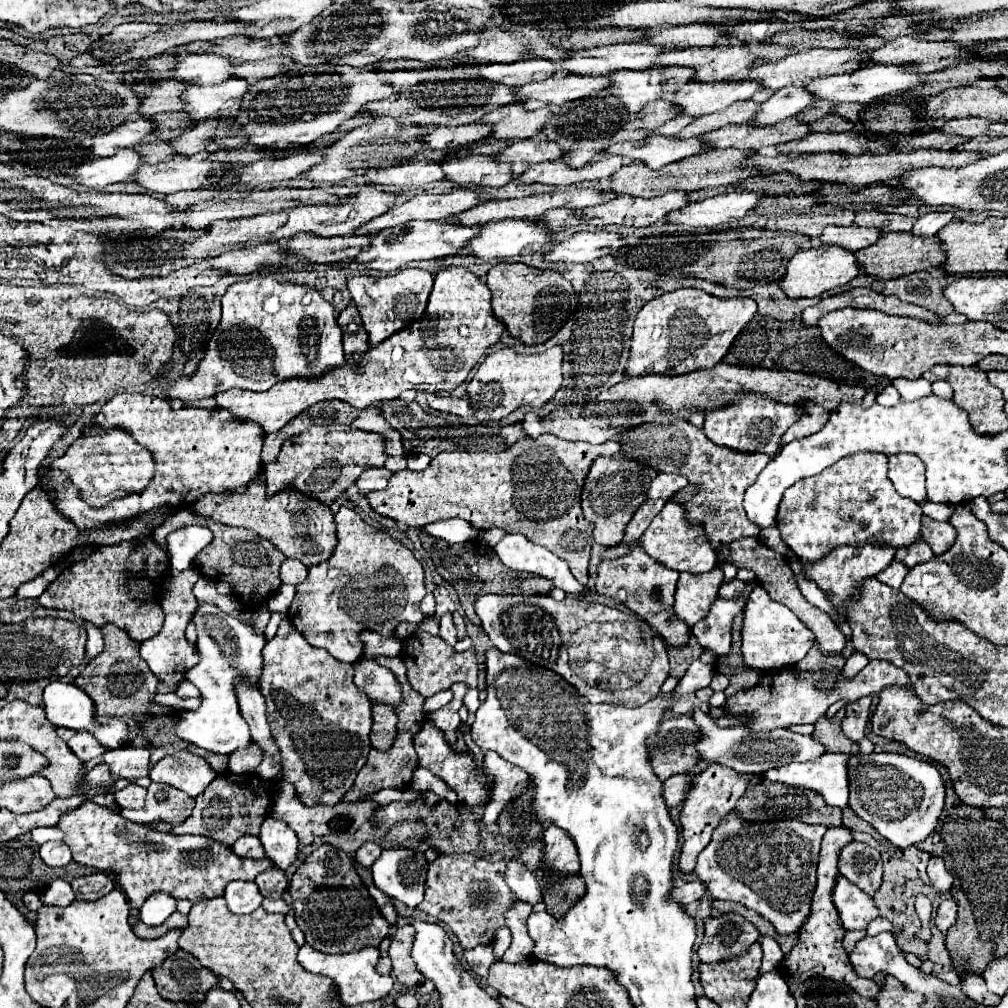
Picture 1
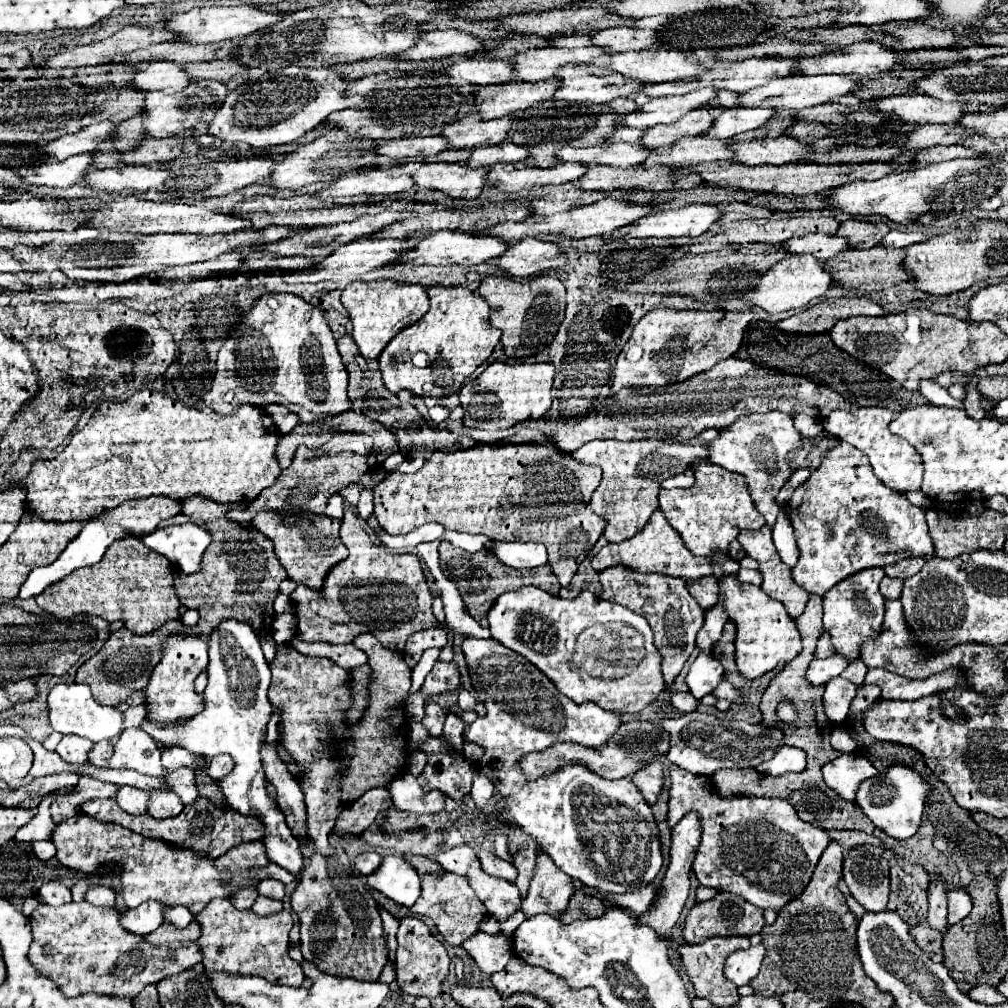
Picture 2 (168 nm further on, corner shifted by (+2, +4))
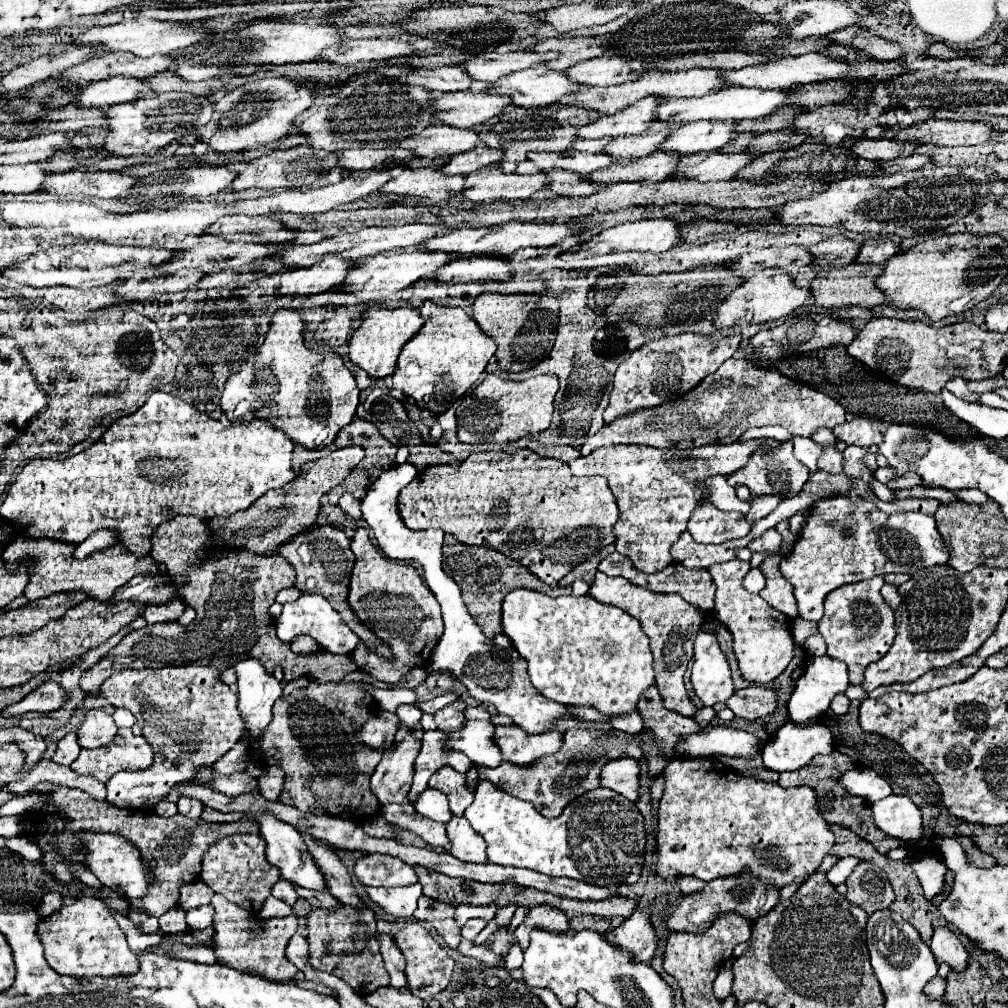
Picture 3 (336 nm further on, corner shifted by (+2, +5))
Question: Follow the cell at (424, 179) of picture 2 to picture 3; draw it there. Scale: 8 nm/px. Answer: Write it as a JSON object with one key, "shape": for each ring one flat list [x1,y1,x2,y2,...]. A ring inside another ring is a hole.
{"shape":[[405,168,397,178,381,186,379,192,447,202,451,198,461,196,463,184,465,184,465,176,445,176,441,170,431,170,431,168,419,168,419,170]]}

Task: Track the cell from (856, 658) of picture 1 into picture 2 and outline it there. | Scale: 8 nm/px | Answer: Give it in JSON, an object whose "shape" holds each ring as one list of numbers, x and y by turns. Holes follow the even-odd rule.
{"shape":[[835,677,833,681,827,683,825,687,825,711,831,719,831,723,841,725,847,719,847,711,849,705,853,701,853,697,857,695,857,685,853,685,851,681,843,679,843,677]]}

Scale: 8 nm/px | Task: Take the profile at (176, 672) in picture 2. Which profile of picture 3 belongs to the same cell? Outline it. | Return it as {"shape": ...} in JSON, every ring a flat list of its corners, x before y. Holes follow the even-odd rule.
{"shape":[[173,666,151,672,115,672,101,684,99,694,111,706,129,710,143,728,145,740,155,750,155,760,147,770,117,772,107,782,107,800,119,808,155,808,157,802,169,796,175,784,185,784,197,774,199,768,213,766,213,762,217,762,221,754,229,752,245,732,245,724,237,712,237,694,231,692,231,688,221,682,219,672,209,666]]}

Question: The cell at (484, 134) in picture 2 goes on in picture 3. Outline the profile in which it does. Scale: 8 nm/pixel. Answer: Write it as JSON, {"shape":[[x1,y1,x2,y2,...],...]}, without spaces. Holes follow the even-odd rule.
{"shape":[[429,126,419,134,411,134,403,138,397,148,411,150,413,156,419,158,441,158,441,156,455,156,459,152,467,152,475,148,479,142,479,134,473,130,461,130,453,126]]}

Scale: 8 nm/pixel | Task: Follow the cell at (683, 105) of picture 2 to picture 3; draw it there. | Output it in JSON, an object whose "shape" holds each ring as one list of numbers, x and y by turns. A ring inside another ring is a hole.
{"shape":[[643,98,629,108,619,110,613,116,601,116,595,122,589,122,577,130,577,136,583,140,595,138,617,138,625,134,641,134,653,122,653,112,659,106,661,98]]}

